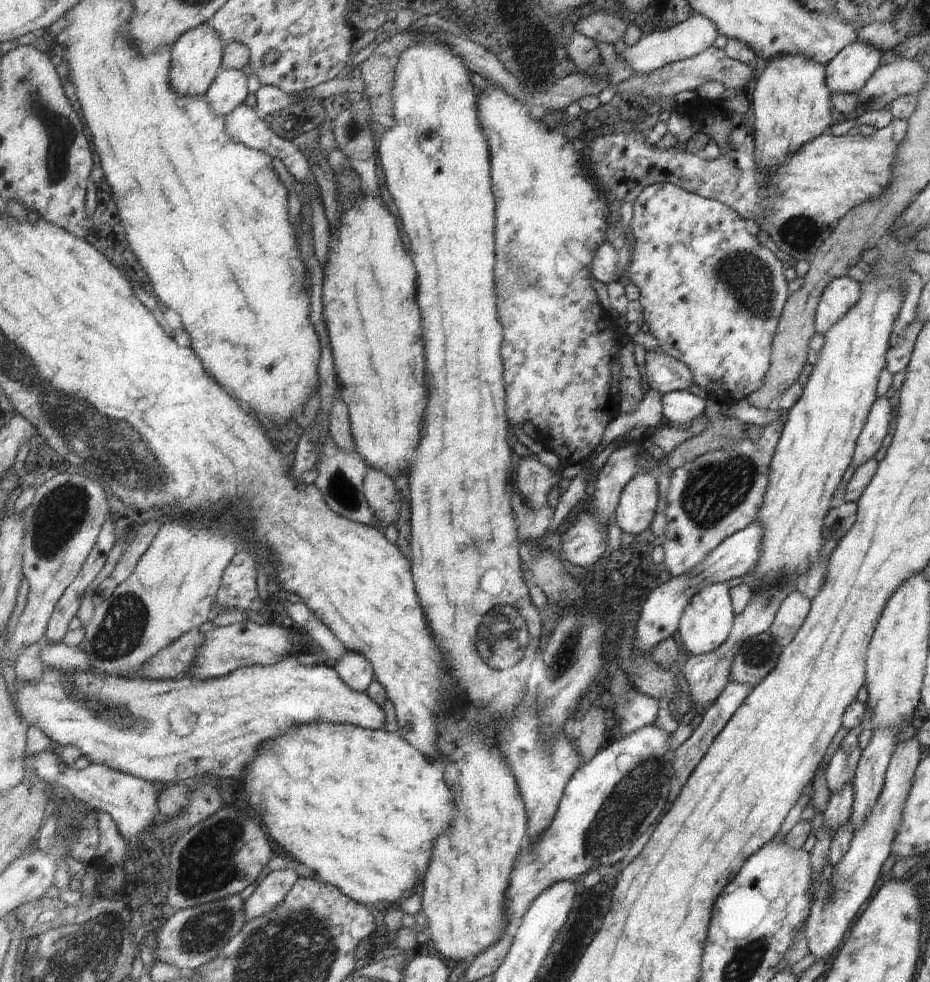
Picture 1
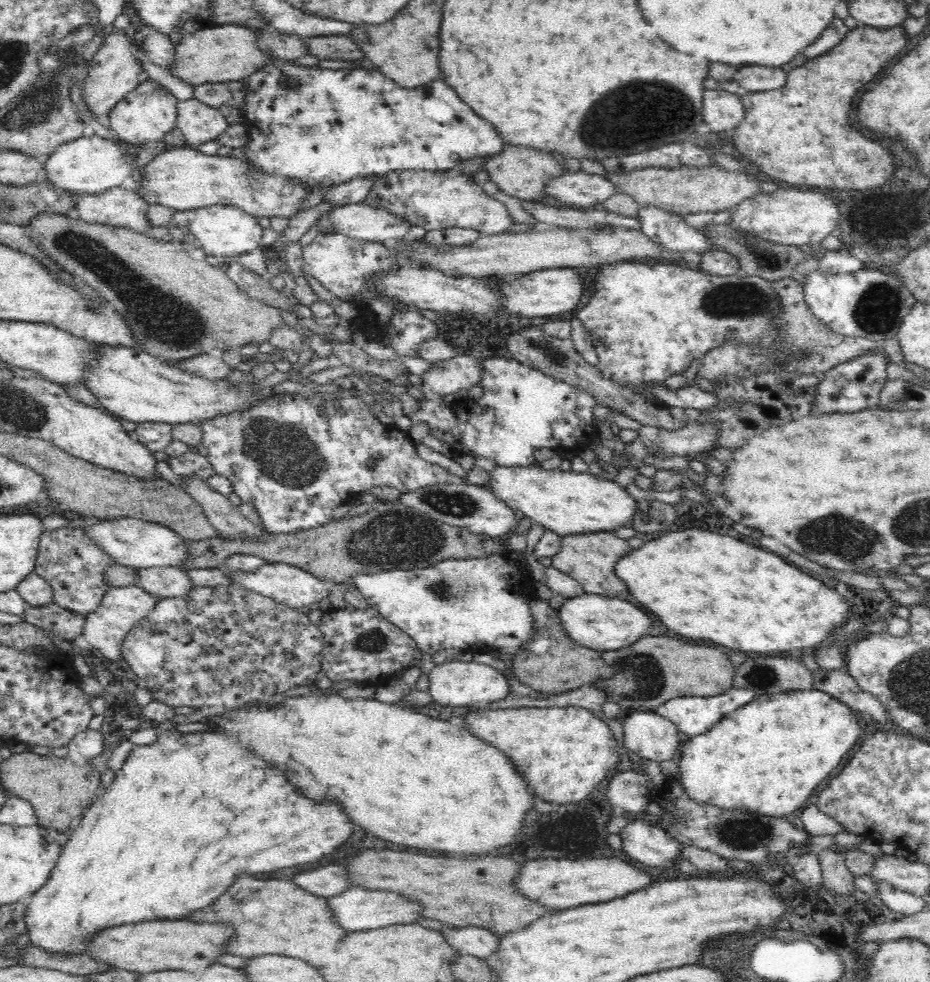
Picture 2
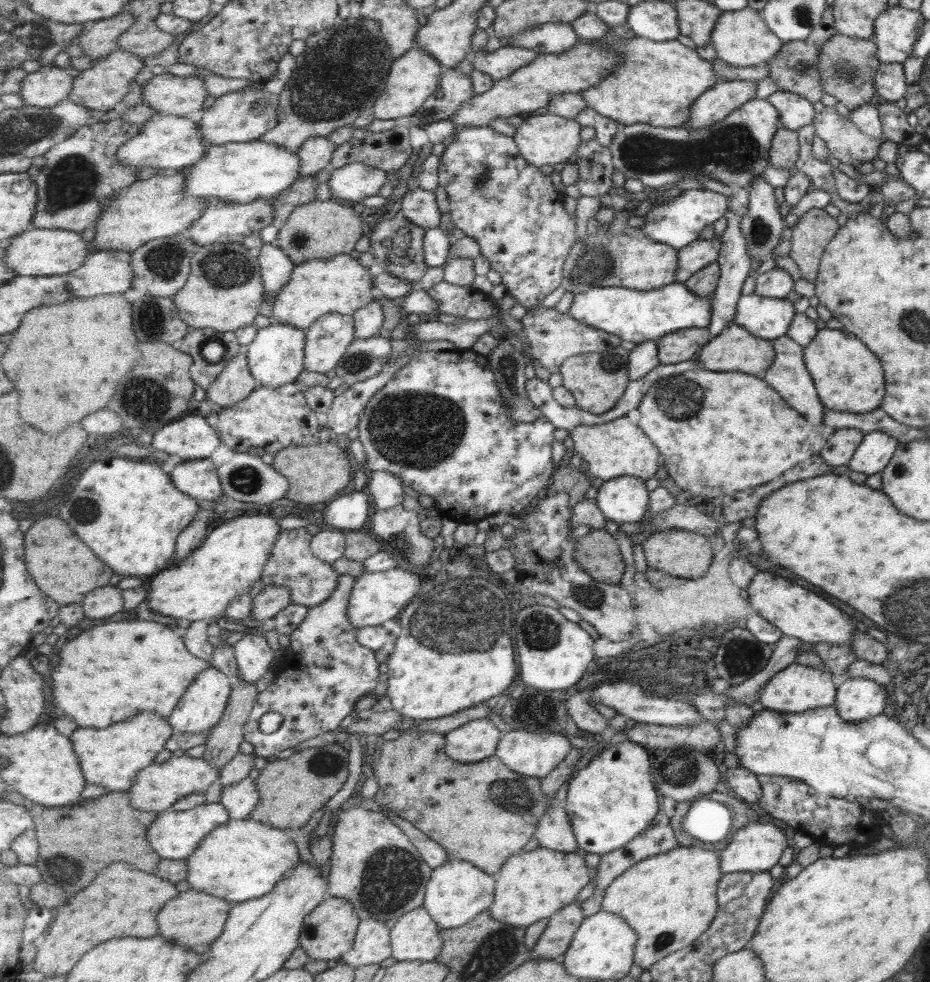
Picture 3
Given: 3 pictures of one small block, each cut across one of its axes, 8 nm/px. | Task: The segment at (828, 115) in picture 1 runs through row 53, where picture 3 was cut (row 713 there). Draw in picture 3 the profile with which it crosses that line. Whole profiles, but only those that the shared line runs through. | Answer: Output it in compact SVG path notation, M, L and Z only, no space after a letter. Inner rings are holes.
M794 662L774 674L759 693L759 701L766 710L775 712L806 712L814 708L826 708L832 706L836 701L838 680L828 670L820 667L810 667L808 665L799 665Z

